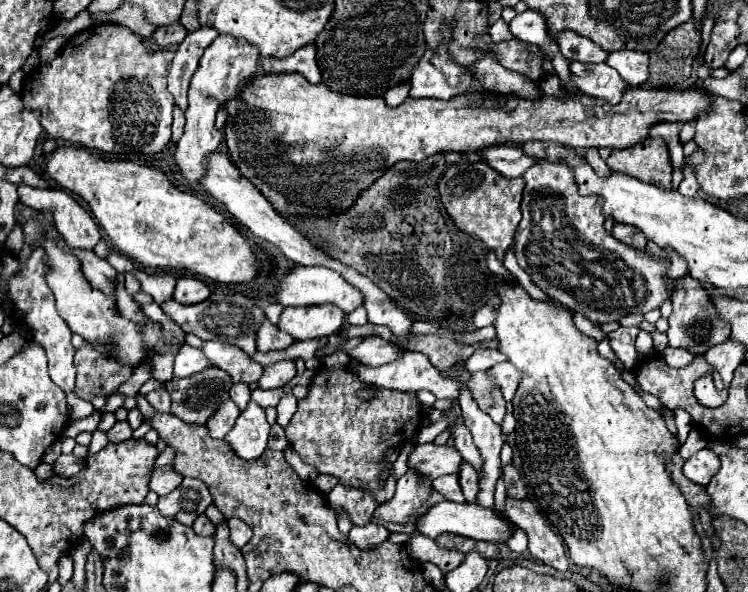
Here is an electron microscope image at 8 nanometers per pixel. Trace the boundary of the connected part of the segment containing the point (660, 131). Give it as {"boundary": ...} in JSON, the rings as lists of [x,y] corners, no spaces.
{"boundary":[[[656,123],[650,127],[650,135],[652,137],[662,137],[668,143],[668,151],[670,151],[670,159],[674,167],[682,167],[684,163],[684,155],[682,155],[682,143],[680,143],[680,125],[676,123]]]}

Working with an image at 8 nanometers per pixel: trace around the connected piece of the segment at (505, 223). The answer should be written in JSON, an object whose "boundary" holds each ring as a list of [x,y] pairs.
{"boundary":[[[484,161],[450,165],[438,185],[440,199],[454,225],[460,231],[468,233],[470,237],[482,241],[484,249],[492,251],[500,261],[504,261],[504,255],[512,245],[514,231],[520,223],[522,189],[524,189],[522,177],[504,179],[502,175],[496,175],[496,171],[492,171]]]}

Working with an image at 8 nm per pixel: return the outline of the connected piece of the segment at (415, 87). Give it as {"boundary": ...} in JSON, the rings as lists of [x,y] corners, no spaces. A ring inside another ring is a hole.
{"boundary":[[[428,49],[424,53],[424,59],[420,59],[416,71],[412,73],[410,77],[410,97],[418,99],[418,97],[436,97],[436,99],[452,99],[454,95],[462,95],[462,93],[468,93],[468,87],[470,87],[470,75],[464,75],[462,77],[462,83],[458,87],[450,87],[442,73],[436,71],[436,67],[432,67],[430,63],[430,57],[432,57],[432,51]]]}

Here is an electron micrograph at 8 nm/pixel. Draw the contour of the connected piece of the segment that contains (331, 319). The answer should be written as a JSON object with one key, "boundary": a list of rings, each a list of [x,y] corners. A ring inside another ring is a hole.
{"boundary":[[[310,305],[310,307],[286,307],[280,315],[278,329],[286,331],[296,341],[328,337],[342,327],[344,311],[340,307],[326,305]]]}

